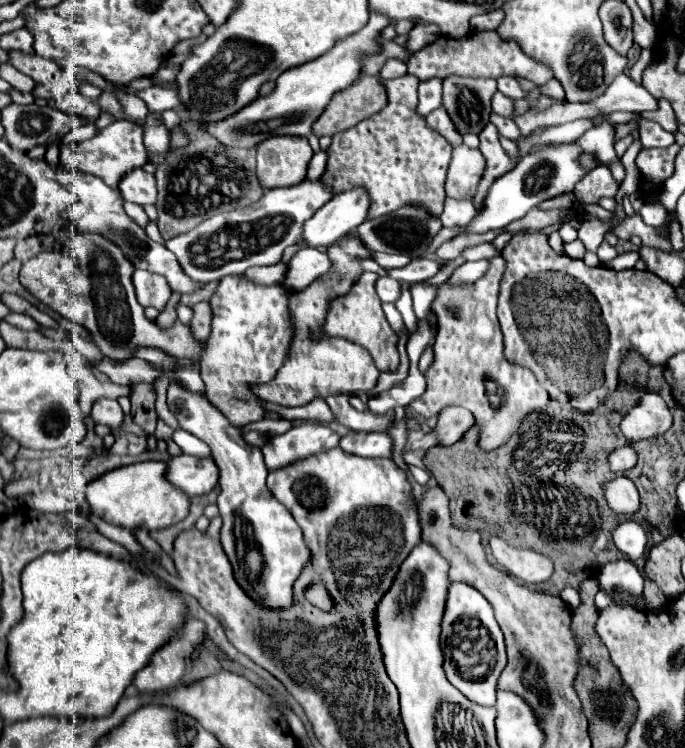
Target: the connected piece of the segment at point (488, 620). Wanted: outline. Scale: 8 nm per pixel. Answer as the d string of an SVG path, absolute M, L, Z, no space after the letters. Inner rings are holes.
M452 582L446 602L446 614L442 622L442 648L444 648L444 672L452 684L472 702L482 706L494 706L496 702L496 682L506 666L504 636L494 618L488 600L472 586L464 582ZM454 646L480 646L480 664L470 664L466 660L456 660Z

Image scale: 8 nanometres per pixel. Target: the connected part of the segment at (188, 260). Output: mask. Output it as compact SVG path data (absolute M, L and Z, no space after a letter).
M304 178L300 184L268 190L260 202L248 208L216 214L204 220L194 230L168 240L166 248L176 254L184 274L200 284L216 282L228 274L242 274L250 266L276 264L288 246L300 242L304 220L314 216L314 212L332 200L332 196L334 192L322 178Z

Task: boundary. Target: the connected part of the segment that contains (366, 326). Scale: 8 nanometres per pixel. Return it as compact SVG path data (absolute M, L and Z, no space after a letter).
M364 272L346 296L334 298L330 302L326 322L322 326L322 334L338 336L338 338L364 346L370 352L370 356L380 372L396 372L396 368L398 368L398 350L396 350L398 336L394 336L394 330L390 328L390 324L386 322L386 316L382 312L380 298L376 294L376 280L378 280L376 274Z

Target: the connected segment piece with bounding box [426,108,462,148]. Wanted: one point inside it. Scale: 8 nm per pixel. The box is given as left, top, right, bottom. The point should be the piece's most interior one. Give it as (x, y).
(439, 121)

